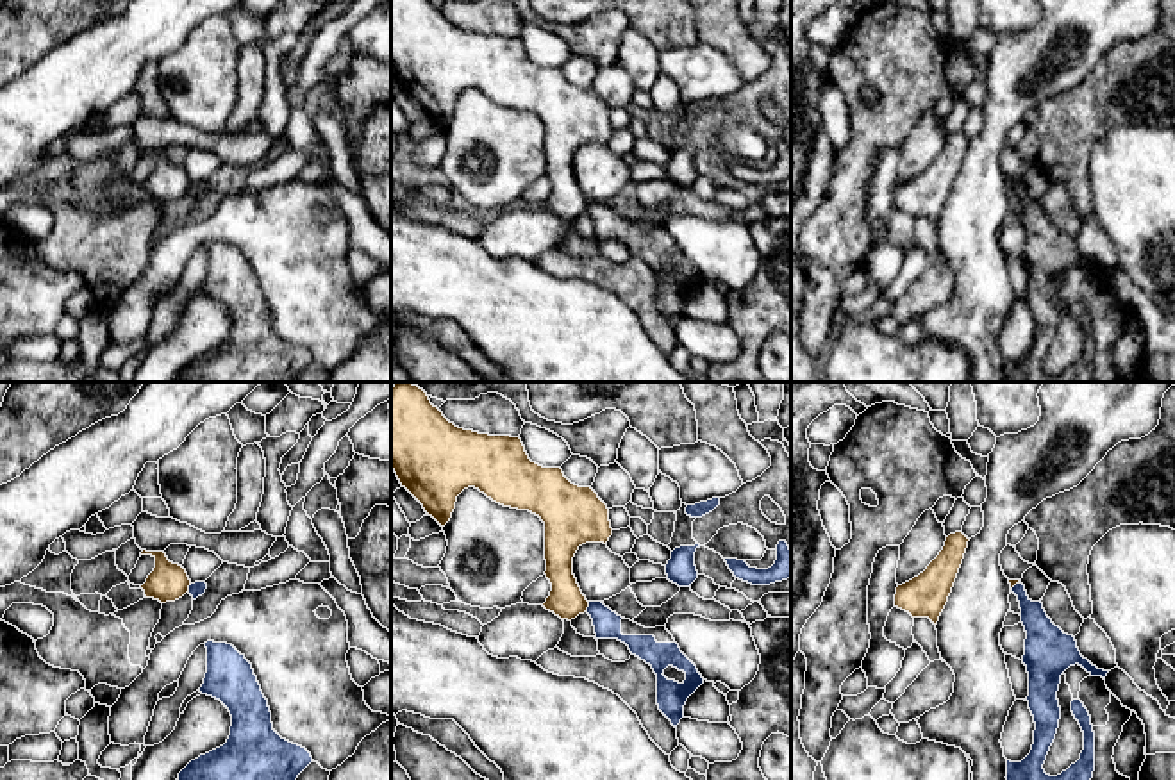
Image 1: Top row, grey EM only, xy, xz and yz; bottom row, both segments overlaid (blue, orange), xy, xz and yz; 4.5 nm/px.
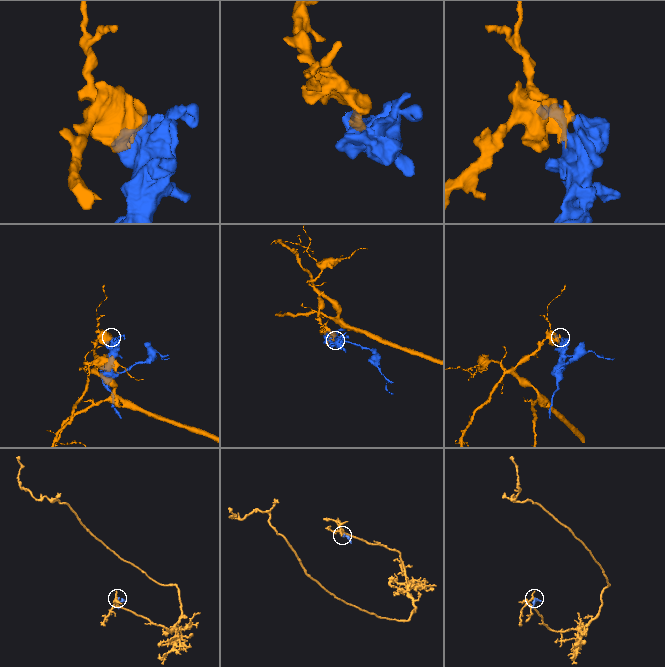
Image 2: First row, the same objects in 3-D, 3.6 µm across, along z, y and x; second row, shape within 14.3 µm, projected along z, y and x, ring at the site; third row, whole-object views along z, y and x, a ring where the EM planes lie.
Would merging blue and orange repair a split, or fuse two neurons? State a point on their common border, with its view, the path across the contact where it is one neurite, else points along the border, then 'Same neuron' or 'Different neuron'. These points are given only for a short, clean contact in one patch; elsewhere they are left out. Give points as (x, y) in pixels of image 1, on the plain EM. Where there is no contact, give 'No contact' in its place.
Touches blue at xz (588, 207). Boundary: xz (590, 202), (586, 211). Different neuron

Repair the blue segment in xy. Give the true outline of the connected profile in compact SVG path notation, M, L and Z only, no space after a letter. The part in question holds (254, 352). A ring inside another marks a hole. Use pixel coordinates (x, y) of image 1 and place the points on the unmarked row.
M207 241L202 295L220 300L232 316L227 343L191 361L179 382L296 382L311 353L282 339L271 323L252 264L232 245Z

